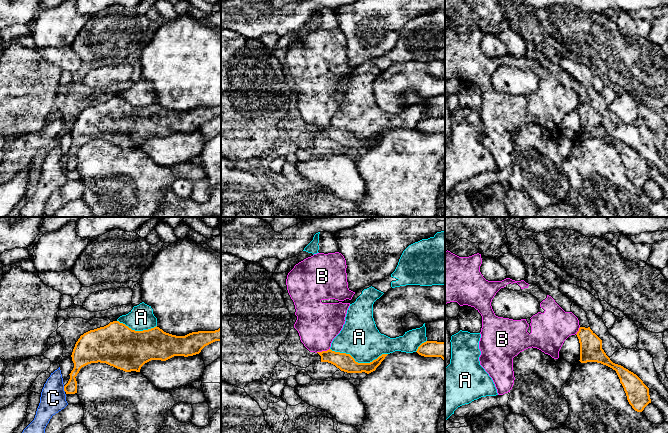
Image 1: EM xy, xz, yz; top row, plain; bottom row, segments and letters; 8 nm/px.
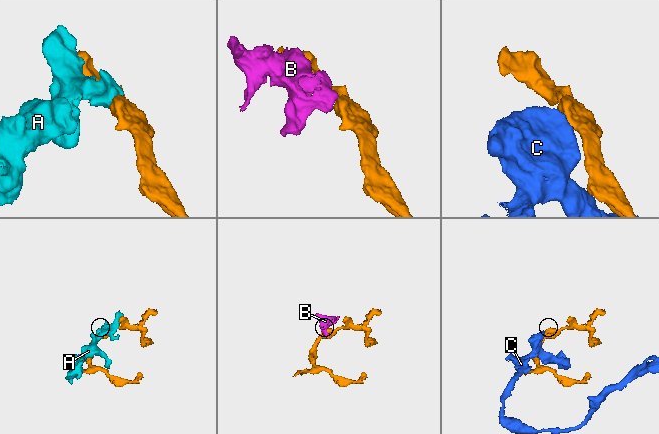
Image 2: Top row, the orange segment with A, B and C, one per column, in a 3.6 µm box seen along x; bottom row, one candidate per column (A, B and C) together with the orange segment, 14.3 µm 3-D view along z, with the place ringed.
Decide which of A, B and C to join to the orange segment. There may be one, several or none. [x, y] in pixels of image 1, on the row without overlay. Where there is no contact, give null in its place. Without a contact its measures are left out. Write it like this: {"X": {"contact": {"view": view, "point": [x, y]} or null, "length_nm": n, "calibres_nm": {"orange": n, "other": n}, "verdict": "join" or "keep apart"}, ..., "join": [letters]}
{"A": {"contact": {"view": "xz", "point": [359, 139]}, "length_nm": 460, "calibres_nm": {"orange": 140, "other": 320}, "verdict": "keep apart"}, "B": {"contact": {"view": "xz", "point": [322, 127]}, "length_nm": 120, "calibres_nm": {"orange": 140, "other": 340}, "verdict": "keep apart"}, "C": {"contact": {"view": "xy", "point": [64, 165]}, "length_nm": 50, "calibres_nm": {"orange": 100, "other": 200}, "verdict": "keep apart"}, "join": []}

